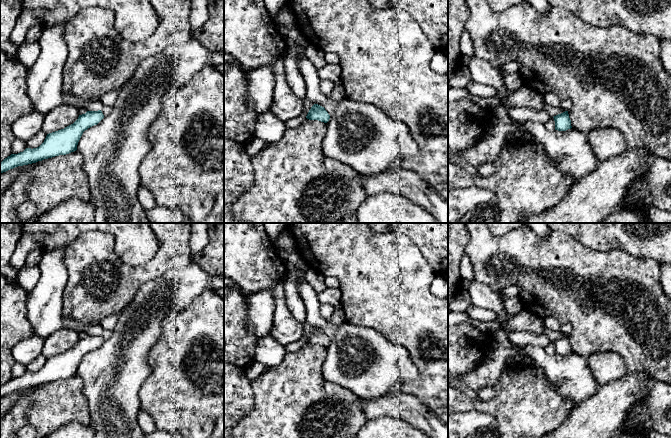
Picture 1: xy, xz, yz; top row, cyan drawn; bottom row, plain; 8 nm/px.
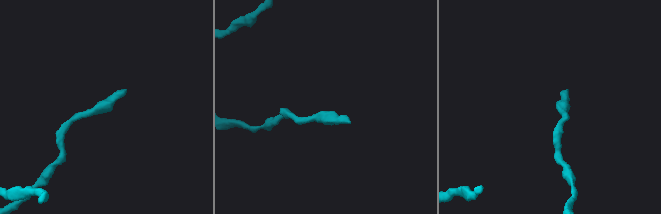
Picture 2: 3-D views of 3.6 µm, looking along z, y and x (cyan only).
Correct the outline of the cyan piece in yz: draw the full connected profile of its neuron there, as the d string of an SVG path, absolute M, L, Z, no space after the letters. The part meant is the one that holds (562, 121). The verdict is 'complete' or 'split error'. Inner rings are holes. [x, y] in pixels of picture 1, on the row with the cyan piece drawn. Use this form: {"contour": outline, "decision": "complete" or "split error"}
{"contour": "M568 111L558 114L556 116L554 116L553 118L555 121L555 130L566 131L566 130L572 128Z", "decision": "complete"}

